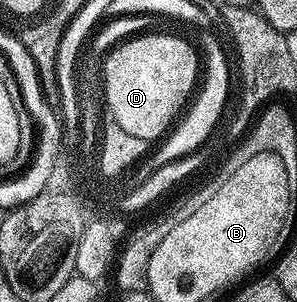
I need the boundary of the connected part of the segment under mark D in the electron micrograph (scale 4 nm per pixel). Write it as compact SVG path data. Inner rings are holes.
M137 35L118 44L104 59L104 104L109 113L113 112L112 120L131 135L137 136L142 143L155 140L169 124L174 124L173 116L178 112L177 117L186 104L183 92L189 89L191 60L189 49L181 43L181 36L178 41L165 41L161 37L158 41L149 41L144 35Z

